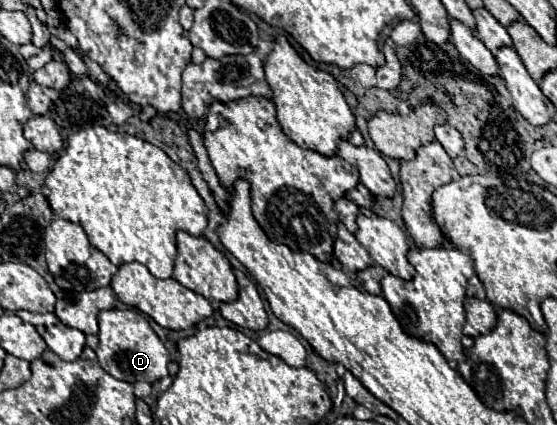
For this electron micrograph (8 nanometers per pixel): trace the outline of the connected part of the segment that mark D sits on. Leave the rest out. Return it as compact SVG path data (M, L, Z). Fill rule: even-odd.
M112 308L106 312L98 314L98 362L100 366L104 366L104 370L108 370L108 374L112 374L114 378L120 378L124 382L156 382L164 376L168 376L168 360L170 354L164 348L164 344L160 342L158 334L150 328L146 316L138 310L132 308Z

